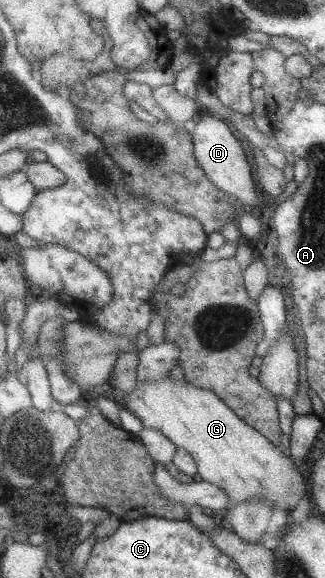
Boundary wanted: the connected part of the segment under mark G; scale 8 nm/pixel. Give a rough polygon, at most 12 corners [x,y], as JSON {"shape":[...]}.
{"shape":[[164,376],[124,394],[142,427],[190,453],[226,510],[291,512],[292,460],[210,390]]}

